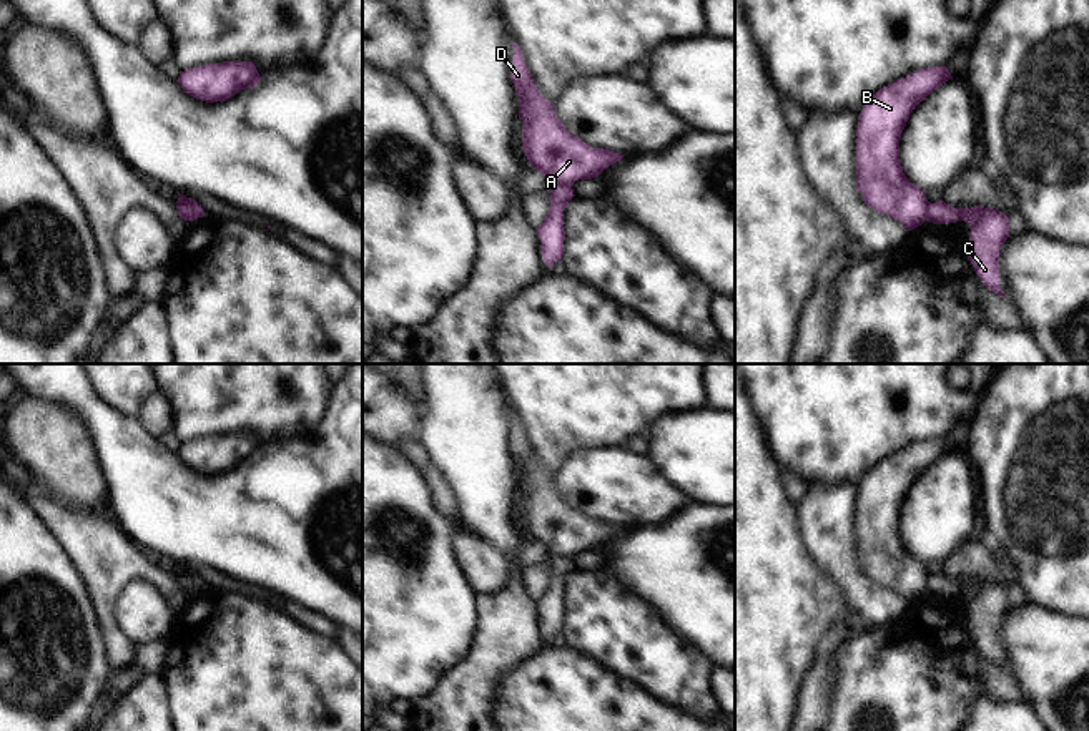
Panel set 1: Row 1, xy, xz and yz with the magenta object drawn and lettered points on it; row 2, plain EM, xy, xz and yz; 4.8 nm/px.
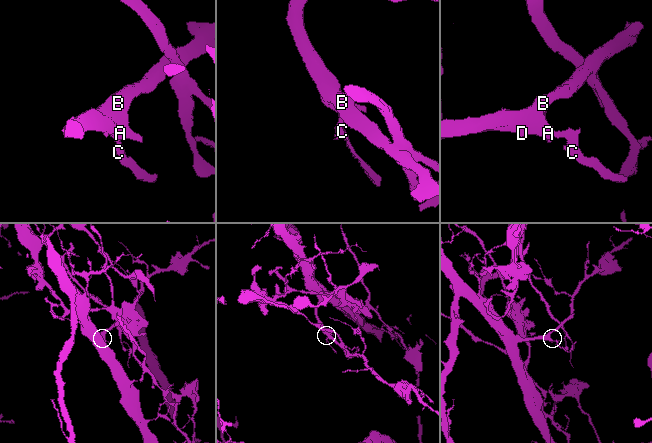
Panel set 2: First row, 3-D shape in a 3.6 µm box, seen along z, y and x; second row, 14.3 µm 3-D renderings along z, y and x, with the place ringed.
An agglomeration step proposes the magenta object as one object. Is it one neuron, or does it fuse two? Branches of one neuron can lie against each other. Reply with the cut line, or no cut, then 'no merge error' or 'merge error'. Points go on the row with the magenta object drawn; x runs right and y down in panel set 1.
cut in xy along (177, 205), (188, 205), (198, 216); merge error

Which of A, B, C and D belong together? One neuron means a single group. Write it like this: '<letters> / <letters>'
A B D / C

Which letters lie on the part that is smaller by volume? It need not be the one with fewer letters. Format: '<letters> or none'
C

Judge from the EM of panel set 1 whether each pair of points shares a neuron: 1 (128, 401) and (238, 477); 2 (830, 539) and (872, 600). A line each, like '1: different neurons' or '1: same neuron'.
1: different neurons
2: same neuron

